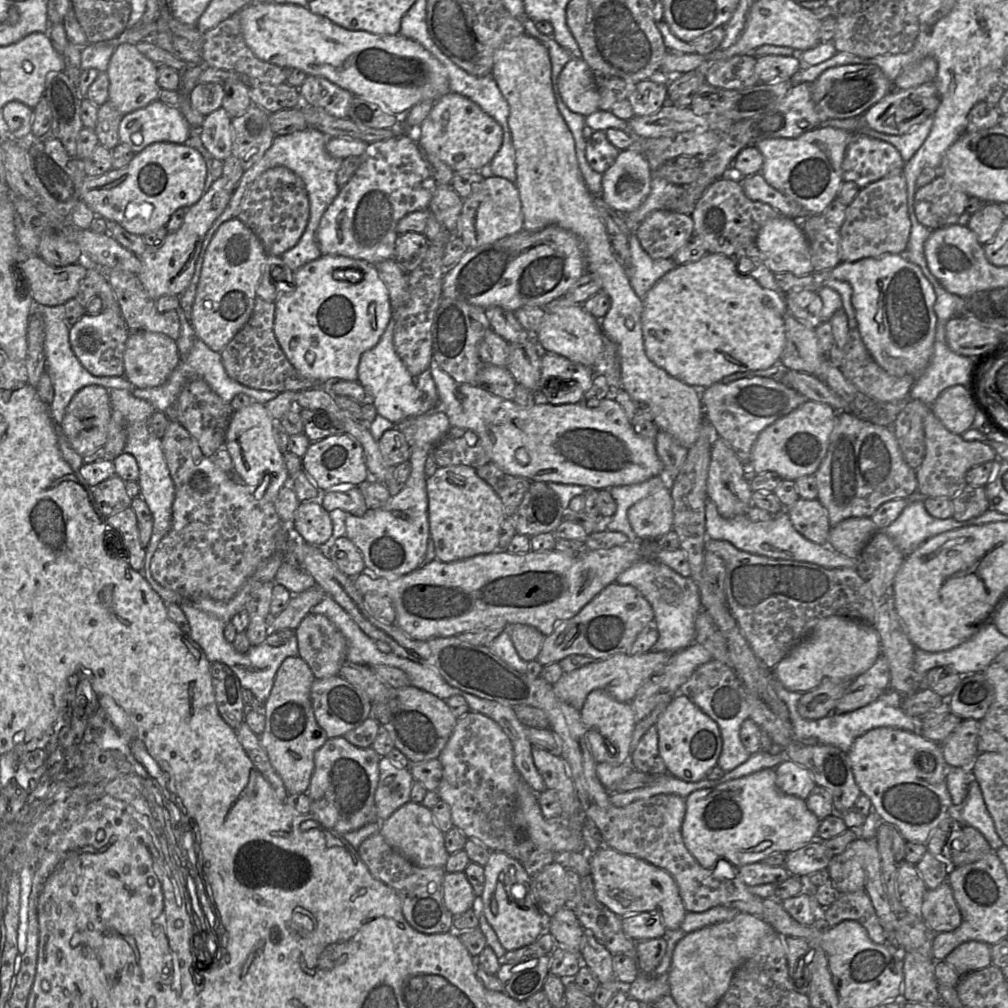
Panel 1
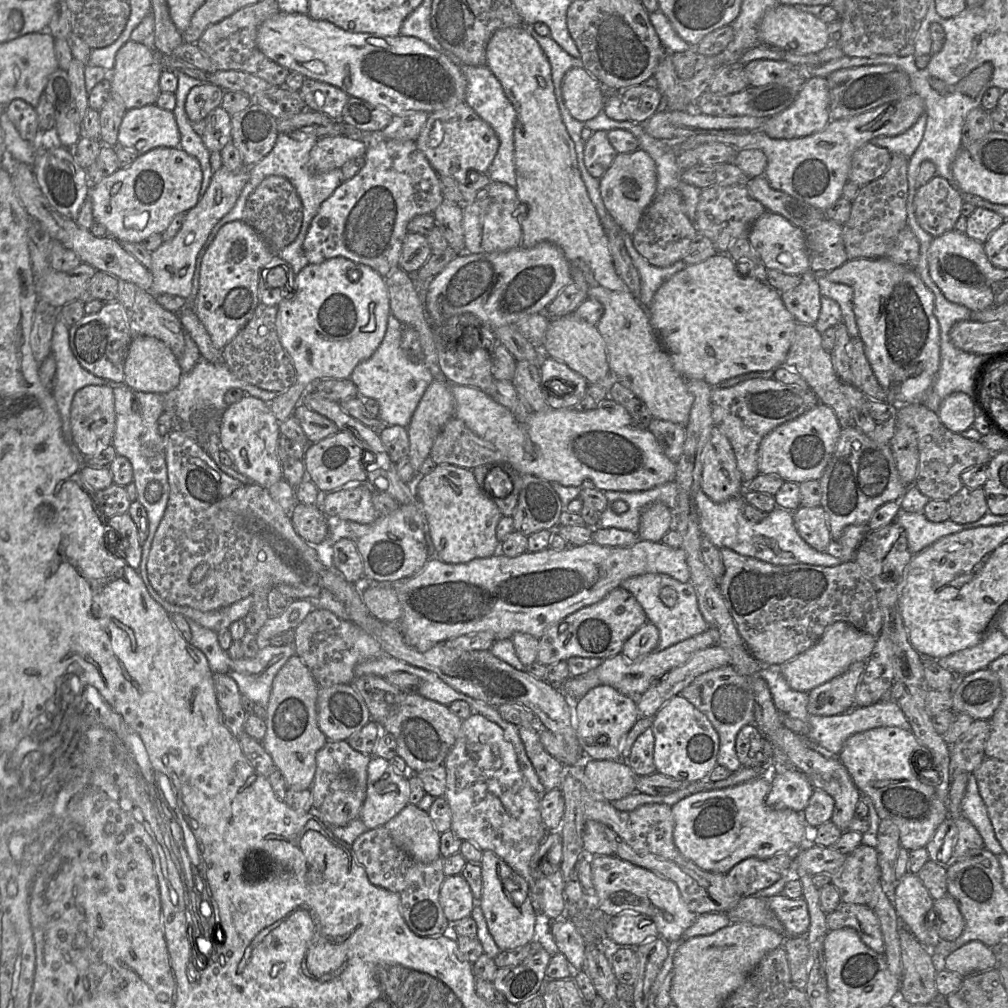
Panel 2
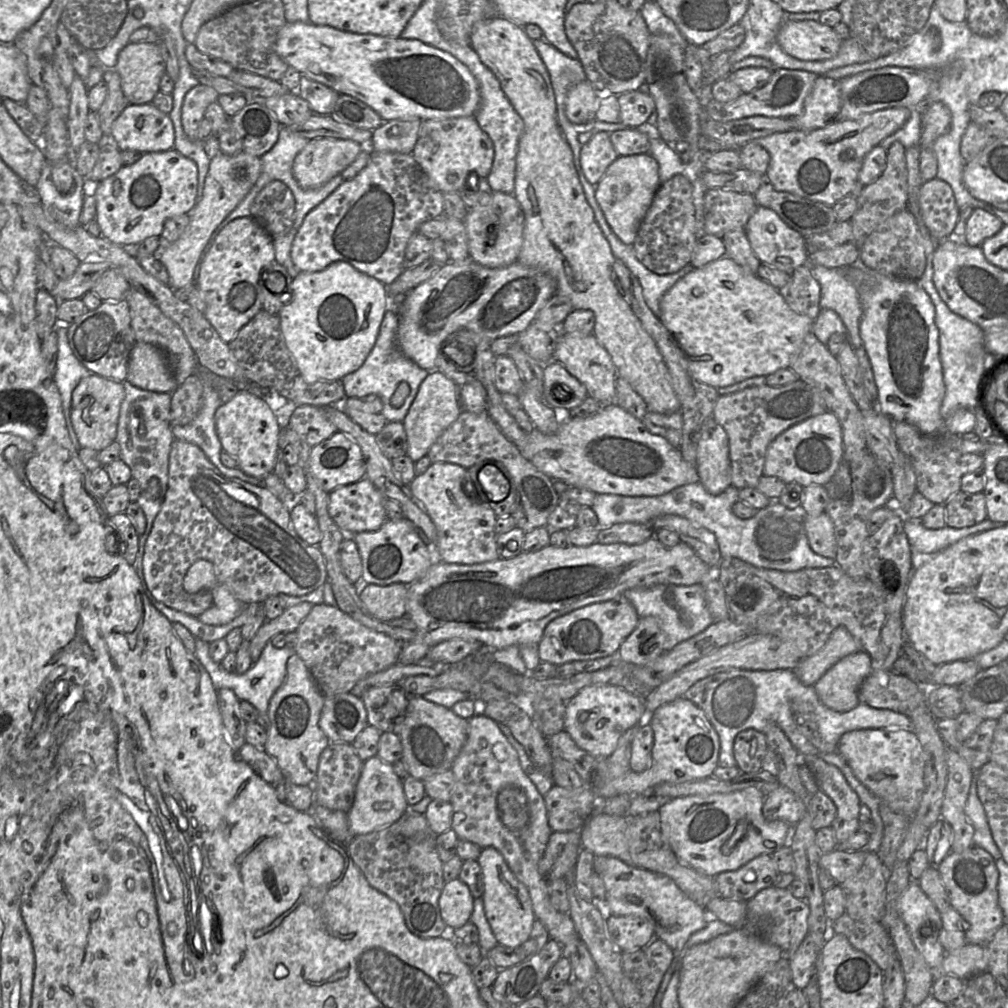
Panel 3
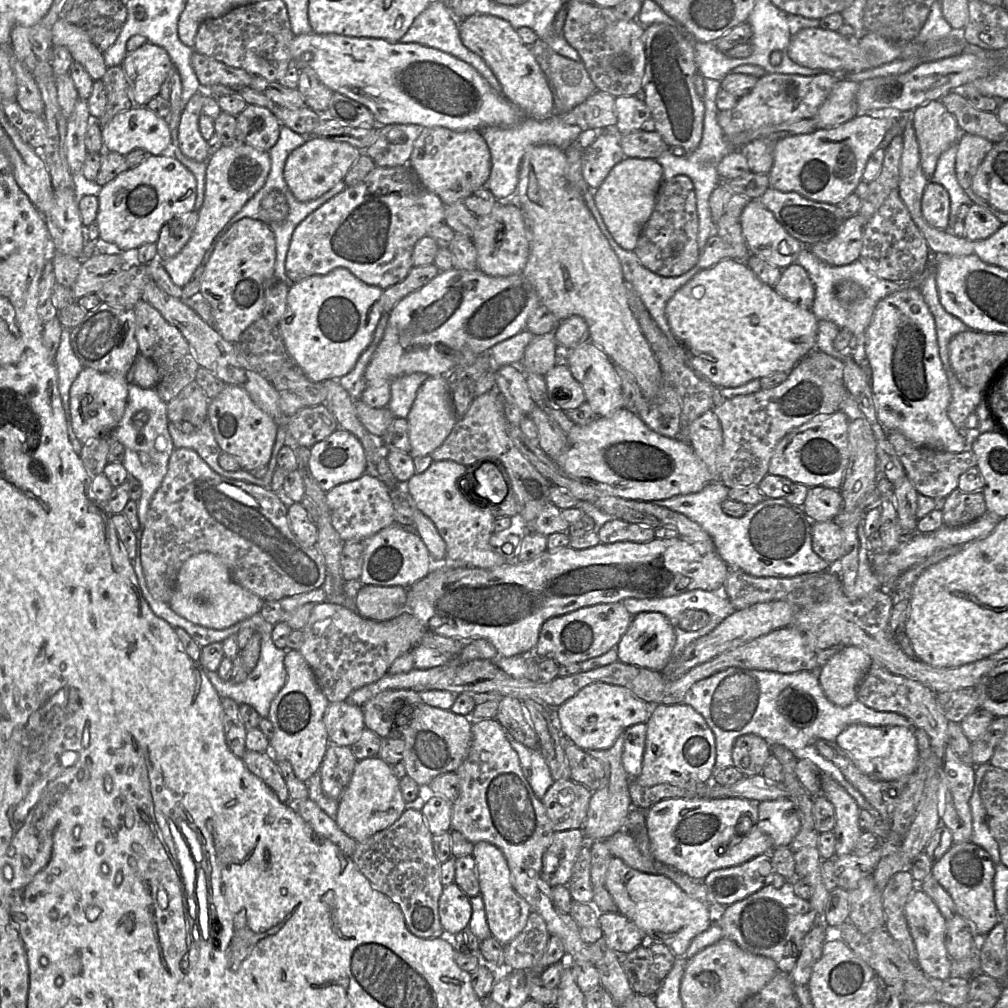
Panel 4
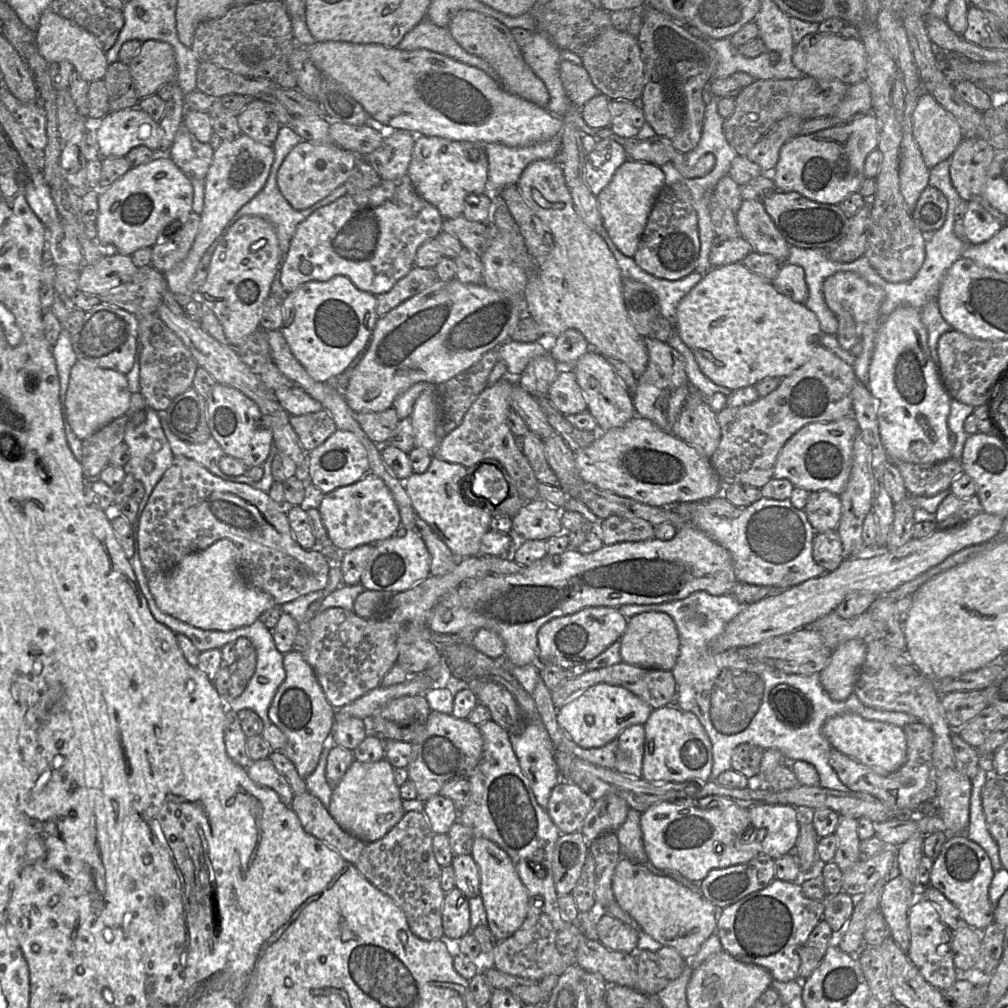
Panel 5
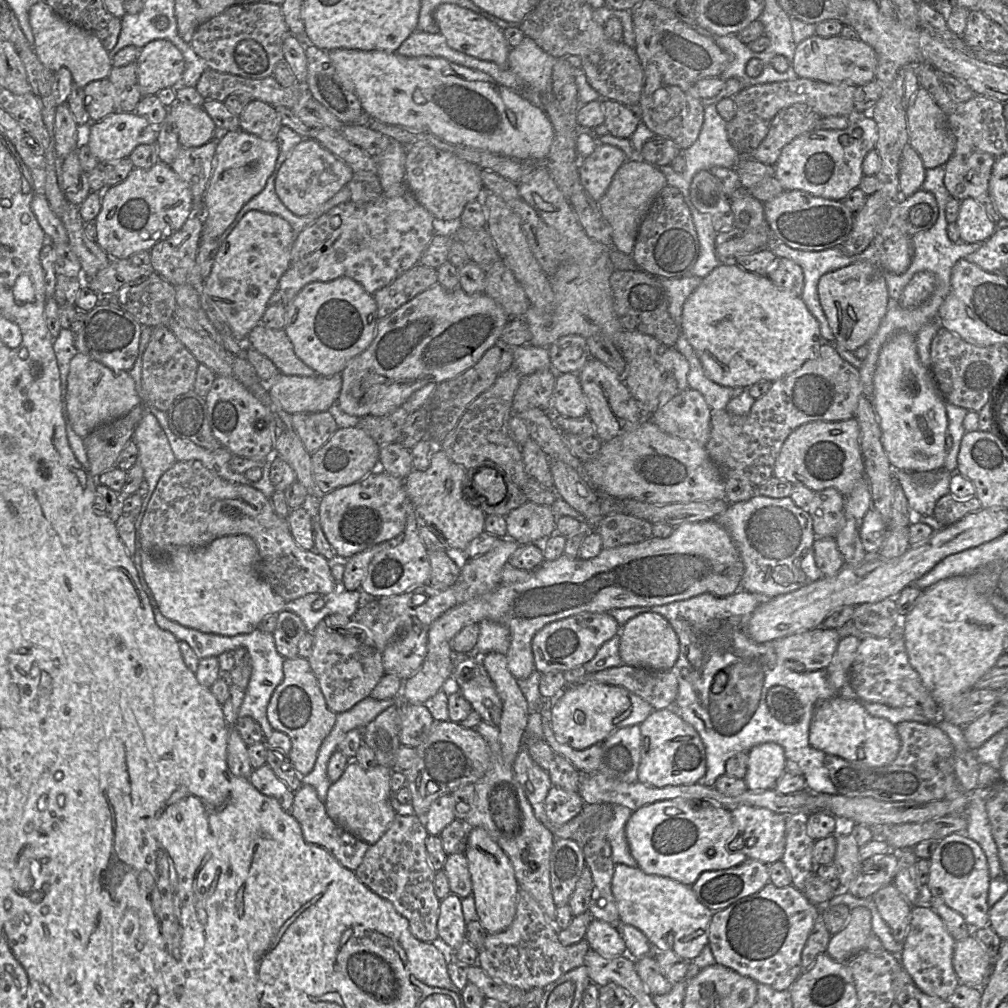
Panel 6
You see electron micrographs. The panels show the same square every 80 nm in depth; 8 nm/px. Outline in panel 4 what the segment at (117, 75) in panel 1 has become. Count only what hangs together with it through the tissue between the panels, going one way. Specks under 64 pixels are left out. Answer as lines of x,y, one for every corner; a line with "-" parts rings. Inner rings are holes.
146,42
135,51
127,53
121,67
130,84
134,105
141,107
146,106
150,100
159,95
161,85
168,78
174,65
162,47

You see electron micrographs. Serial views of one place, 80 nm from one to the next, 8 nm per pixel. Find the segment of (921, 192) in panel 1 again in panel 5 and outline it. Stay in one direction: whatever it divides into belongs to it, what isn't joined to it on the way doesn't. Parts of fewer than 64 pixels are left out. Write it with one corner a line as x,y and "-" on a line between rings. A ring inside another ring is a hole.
928,186
920,195
911,217
924,234
940,229
945,223
948,202
945,195
937,188

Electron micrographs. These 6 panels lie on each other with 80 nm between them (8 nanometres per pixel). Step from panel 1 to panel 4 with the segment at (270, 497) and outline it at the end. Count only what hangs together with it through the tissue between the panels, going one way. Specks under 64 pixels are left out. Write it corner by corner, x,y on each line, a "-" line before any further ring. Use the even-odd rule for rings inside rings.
227,385
216,398
210,400
208,419
219,447
224,453
235,457
241,469
252,472
259,468
268,468
278,424
252,401
243,388

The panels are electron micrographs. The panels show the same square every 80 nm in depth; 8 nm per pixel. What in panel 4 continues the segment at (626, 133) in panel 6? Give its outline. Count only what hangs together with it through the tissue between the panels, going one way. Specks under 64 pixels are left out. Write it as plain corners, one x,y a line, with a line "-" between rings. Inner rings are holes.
636,96
616,97
615,111
616,129
620,135
641,129
642,124
651,118
651,112
645,102
638,100

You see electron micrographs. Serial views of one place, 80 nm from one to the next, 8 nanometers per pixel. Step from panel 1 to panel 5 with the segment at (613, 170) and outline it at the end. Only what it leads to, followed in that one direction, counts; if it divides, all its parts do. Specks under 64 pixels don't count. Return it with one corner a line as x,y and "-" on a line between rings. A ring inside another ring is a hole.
628,158
596,197
604,227
623,255
635,255
656,197
664,185
665,176
660,167

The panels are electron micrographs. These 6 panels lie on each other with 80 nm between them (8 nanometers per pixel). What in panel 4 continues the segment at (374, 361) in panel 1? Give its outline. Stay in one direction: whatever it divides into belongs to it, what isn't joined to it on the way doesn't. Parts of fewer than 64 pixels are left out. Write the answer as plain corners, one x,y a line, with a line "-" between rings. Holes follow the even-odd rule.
383,313
377,324
371,344
360,355
354,368
348,374
338,379
339,384
349,393
353,400
359,399
366,387
365,370
383,338
388,319
389,313
-
421,372
404,375
394,379
390,384
391,398
387,408
395,418
407,418
418,389
429,375

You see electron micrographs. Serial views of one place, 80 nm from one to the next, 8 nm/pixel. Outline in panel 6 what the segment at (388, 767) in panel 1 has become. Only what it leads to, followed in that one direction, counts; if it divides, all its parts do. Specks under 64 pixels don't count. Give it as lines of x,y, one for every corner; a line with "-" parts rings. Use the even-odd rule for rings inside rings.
355,760
349,761
340,778
329,786
325,800
326,812
329,817
341,828
369,845
376,843
396,816
396,812
390,803
392,796
390,788
391,772
392,769
379,764
370,770
364,770

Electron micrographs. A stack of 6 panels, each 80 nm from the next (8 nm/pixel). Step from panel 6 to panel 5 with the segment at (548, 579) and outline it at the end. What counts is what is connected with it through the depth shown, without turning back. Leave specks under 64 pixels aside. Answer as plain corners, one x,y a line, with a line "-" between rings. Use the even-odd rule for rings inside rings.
683,525
677,528
678,529
675,536
670,540
661,540
653,537
643,541
620,542
613,545
603,545
599,550
587,554
582,554
578,552
578,550
566,549
560,554
550,555
547,553
543,558
539,559
533,564
522,567
522,570
515,574
491,574
484,578
466,578
456,587
452,588
438,599
432,610
429,612
427,626
433,633
446,635
455,635
460,632
476,632
481,628
490,629
501,637
505,646
505,657
508,663
513,666
521,667
532,663
537,663
537,633
542,625
553,618
573,614
588,607
608,606
618,608
627,604
660,604
684,599
696,591
706,591
714,596
730,593
733,585
737,581
737,578
734,563
729,551
694,525

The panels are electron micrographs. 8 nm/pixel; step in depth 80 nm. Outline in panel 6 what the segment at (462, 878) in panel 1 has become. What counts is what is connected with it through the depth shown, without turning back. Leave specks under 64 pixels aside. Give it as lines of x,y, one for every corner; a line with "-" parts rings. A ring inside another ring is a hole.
449,893
440,901
437,921
438,937
454,950
465,940
466,922
462,912
462,898

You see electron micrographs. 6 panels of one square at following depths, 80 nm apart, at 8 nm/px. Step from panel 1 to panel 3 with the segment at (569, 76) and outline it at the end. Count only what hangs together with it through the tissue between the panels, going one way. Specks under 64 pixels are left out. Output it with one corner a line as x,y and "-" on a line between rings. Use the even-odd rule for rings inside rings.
588,80
572,86
566,96
565,114
568,120
573,124
586,124
595,120
600,94

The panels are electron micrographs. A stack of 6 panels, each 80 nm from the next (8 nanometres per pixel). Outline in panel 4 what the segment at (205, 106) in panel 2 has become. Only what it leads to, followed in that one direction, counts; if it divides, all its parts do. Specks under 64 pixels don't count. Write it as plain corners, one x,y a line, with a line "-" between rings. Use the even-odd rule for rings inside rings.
200,90
189,99
179,125
179,147
185,156
197,162
207,162
210,157
207,141
199,130
199,118
207,95
209,94
205,90

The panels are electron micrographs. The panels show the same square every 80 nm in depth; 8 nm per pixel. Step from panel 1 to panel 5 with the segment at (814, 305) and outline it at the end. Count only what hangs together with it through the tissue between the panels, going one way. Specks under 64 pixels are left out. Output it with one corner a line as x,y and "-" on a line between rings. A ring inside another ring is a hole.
788,263
781,264
777,275
770,283
778,293
794,302
805,304
808,289
802,267

